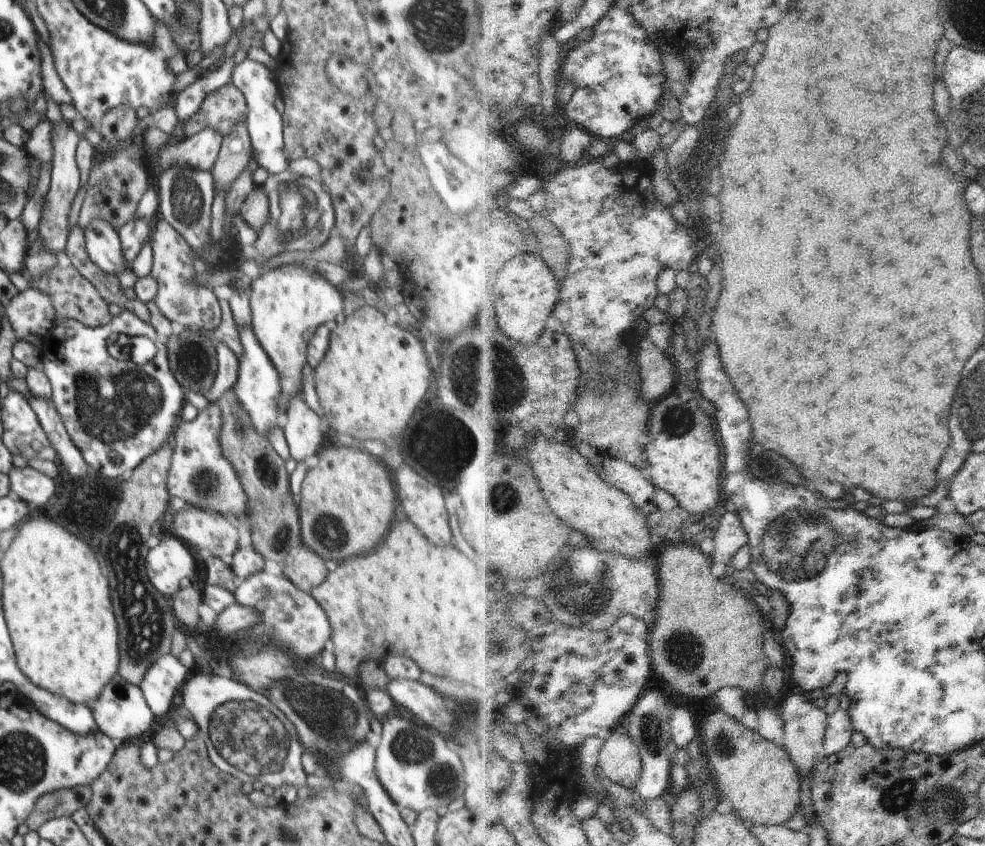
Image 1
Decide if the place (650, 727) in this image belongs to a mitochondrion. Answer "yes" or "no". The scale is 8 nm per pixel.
yes

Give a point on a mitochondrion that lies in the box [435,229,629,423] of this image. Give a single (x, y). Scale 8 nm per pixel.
(506, 385)

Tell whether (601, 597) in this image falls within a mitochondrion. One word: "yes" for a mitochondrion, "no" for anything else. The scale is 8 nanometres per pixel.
yes

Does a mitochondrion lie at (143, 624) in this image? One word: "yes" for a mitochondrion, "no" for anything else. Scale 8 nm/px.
yes

